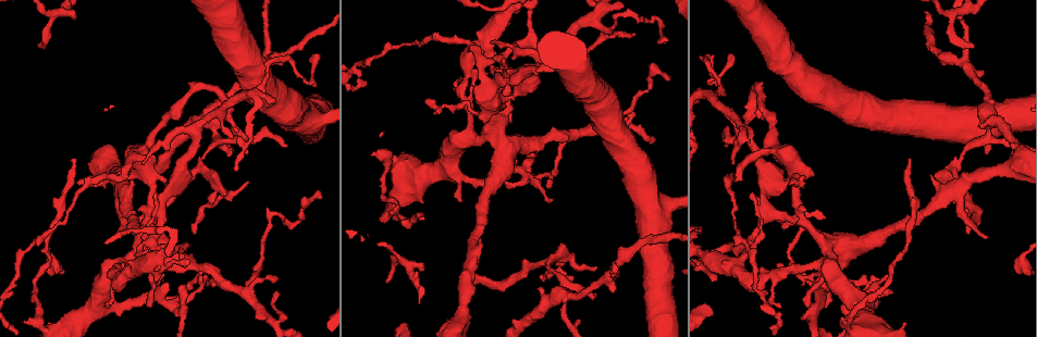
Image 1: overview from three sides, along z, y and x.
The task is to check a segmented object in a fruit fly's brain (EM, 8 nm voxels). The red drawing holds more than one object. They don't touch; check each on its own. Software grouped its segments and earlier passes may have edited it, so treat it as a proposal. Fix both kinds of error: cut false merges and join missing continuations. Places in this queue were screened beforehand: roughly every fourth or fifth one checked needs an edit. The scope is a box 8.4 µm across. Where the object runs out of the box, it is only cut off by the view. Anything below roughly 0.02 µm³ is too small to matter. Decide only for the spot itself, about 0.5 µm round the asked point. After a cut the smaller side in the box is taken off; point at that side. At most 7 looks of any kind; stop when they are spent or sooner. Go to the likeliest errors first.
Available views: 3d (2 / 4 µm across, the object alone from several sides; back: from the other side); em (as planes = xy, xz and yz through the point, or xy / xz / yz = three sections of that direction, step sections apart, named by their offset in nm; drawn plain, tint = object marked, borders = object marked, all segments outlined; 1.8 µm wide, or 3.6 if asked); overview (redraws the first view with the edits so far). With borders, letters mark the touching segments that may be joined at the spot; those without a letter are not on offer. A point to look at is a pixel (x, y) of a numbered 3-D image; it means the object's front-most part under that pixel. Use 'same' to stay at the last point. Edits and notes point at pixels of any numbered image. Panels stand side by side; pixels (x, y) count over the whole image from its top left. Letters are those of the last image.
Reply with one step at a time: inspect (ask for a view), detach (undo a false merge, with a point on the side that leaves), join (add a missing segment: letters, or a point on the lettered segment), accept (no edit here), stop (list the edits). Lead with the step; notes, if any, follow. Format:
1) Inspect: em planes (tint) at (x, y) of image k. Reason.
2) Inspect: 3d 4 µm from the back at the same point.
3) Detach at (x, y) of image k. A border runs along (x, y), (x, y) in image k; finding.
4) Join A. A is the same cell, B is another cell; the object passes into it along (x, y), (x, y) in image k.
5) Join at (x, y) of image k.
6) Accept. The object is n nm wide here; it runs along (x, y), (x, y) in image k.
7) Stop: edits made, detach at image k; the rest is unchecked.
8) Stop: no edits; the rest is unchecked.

Inspect: 3d 4 µm at (517, 170) of image 1. Sharp bend.

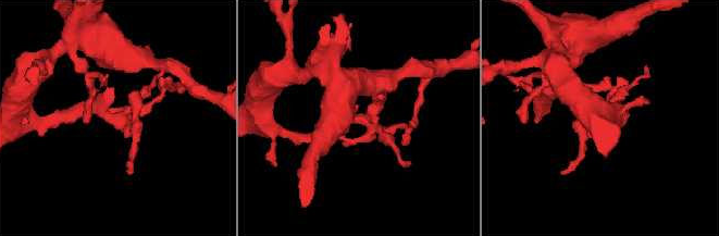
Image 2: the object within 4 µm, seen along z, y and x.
Inspect: em planes (tint) at (115, 116) of image 2. Need the tissue.

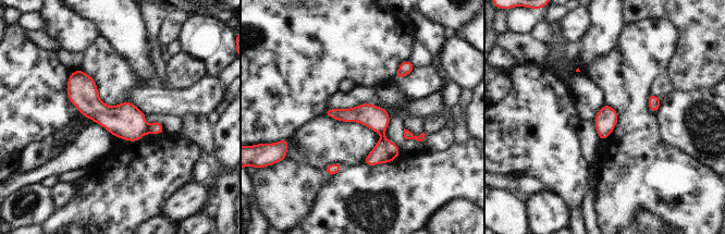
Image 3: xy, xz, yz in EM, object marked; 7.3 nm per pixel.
Inspect: em planes (borders) at the same point.

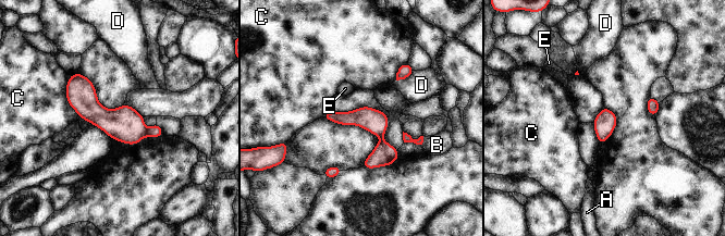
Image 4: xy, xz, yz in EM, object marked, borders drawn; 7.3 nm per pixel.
Detach at (155, 131) of image 4. The object is 160 nm wide here; A, B, C, D and E are other cells; a border runs along (146, 128), (149, 135) in image 4; a second cell is stuck on.

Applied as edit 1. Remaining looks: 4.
Inspect: em xy step 8 (tint) at (968, 234) of image 1.

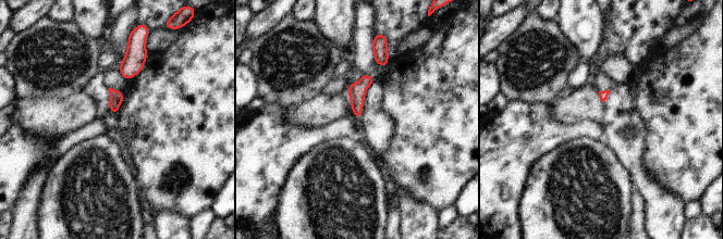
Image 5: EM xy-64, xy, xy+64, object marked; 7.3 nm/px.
Inspect: em planes (tint) at the same point. Another direction.

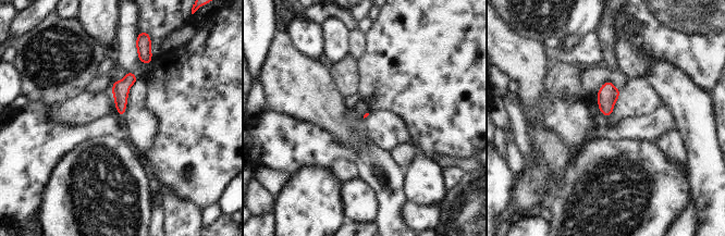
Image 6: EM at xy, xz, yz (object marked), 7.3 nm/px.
Inspect: em planes (borders) at the same point. What lies round it.

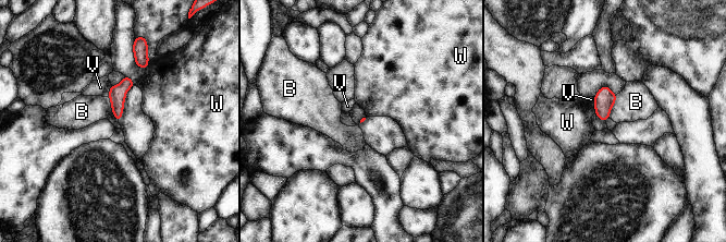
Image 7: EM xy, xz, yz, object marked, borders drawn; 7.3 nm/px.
Accept. B, V and W are other cells; a border runs along (617, 94), (608, 118) in image 7; none of them fits.

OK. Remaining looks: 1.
Stop: edits made, detach at image 4; the rest is unchecked.

